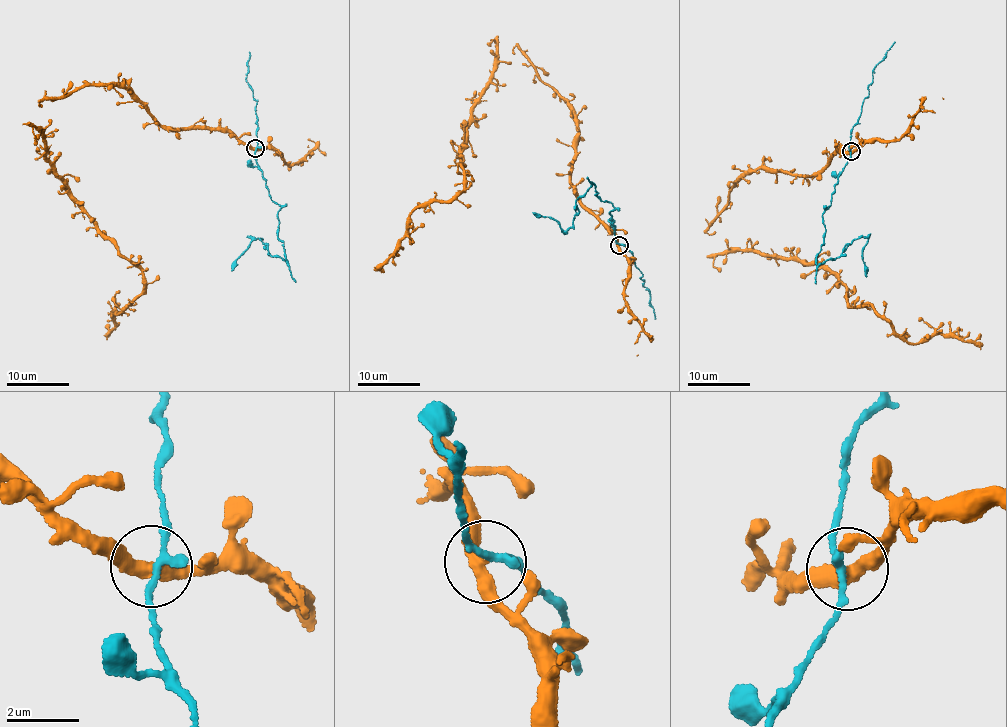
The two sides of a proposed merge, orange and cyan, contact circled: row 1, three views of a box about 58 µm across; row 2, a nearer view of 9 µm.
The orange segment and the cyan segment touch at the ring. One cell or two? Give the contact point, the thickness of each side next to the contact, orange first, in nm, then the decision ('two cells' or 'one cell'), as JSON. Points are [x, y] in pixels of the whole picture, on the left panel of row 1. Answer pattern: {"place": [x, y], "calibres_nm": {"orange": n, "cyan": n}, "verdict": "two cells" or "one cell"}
{"place": [255, 148], "calibres_nm": {"orange": 360, "cyan": 200}, "verdict": "two cells"}

